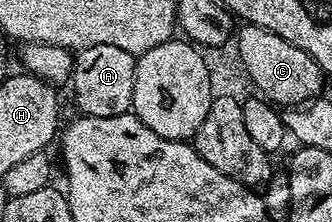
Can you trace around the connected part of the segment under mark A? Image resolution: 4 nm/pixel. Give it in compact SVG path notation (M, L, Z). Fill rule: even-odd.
M91 45L73 57L72 102L81 115L91 117L119 117L130 114L135 93L135 65L137 56L118 49L116 45Z

